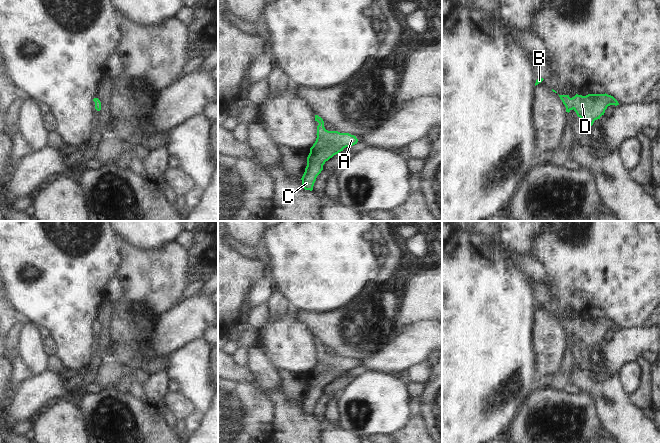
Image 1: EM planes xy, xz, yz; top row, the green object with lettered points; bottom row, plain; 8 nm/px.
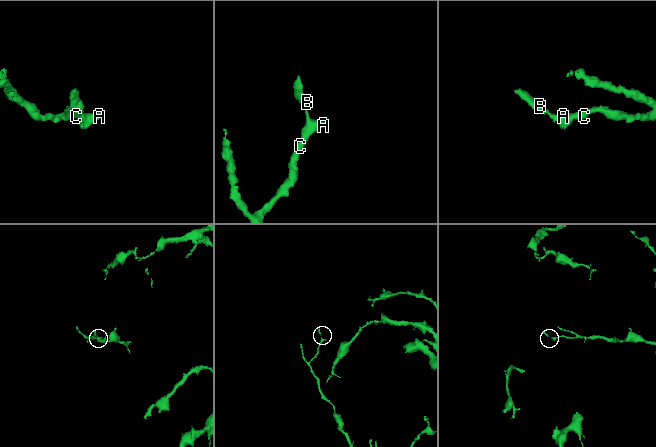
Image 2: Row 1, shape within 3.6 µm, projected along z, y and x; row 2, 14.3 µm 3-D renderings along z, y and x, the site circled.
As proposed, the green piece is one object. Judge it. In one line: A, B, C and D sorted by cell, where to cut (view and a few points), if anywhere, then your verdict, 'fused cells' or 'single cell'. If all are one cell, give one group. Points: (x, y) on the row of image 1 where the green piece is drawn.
groups A B C D; cut none; single cell

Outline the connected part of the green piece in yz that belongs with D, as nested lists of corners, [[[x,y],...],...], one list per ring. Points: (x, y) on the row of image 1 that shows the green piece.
[[[576,94],[570,98],[569,95],[559,95],[566,107],[566,112],[574,110],[578,117],[591,127],[595,120],[604,115],[610,105],[619,105],[618,101],[608,94],[588,94],[586,96]]]

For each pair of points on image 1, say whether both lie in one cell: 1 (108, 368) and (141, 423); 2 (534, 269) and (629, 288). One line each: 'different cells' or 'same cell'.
1: different cells
2: different cells

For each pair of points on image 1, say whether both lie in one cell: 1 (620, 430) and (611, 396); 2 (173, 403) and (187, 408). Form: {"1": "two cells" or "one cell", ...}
{"1": "one cell", "2": "one cell"}

